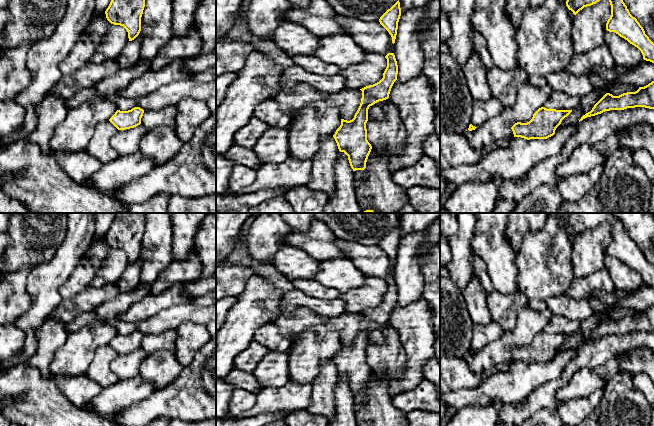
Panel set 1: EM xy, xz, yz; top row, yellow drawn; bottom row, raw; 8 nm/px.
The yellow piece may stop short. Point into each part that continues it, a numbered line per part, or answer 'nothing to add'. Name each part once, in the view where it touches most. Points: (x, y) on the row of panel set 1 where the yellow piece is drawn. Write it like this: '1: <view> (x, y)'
nothing to add

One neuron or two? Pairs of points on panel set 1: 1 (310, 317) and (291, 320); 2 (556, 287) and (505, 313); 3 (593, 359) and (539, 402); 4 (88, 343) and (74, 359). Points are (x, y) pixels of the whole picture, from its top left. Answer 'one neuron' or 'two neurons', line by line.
1: one neuron
2: two neurons
3: one neuron
4: one neuron

